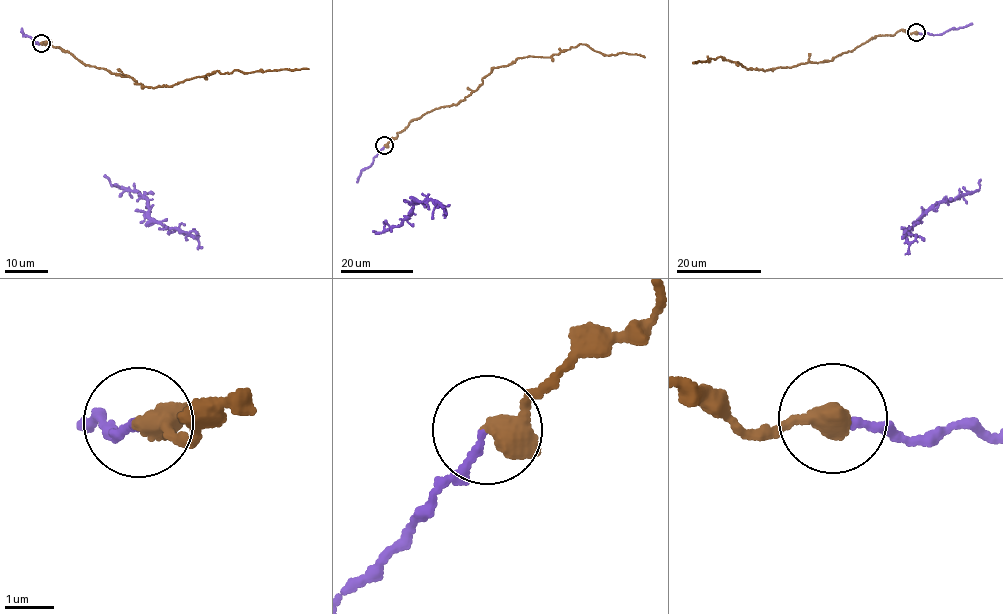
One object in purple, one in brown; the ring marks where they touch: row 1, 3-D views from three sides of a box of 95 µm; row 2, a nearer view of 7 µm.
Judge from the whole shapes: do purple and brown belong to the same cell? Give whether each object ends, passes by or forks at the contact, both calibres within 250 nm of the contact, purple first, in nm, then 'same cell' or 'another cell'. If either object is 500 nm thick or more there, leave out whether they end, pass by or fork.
140/500 nm | same cell

